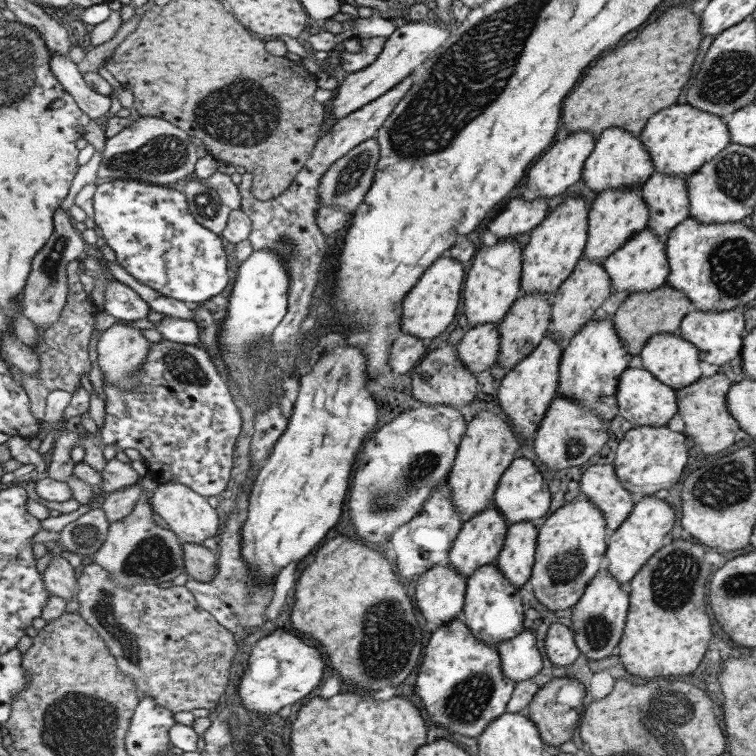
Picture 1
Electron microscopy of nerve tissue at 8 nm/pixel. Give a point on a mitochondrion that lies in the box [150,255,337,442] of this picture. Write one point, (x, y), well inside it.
(179, 364)

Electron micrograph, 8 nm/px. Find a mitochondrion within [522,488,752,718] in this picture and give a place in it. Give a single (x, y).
(672, 582)

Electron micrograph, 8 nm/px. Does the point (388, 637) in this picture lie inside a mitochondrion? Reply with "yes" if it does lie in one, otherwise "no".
yes

